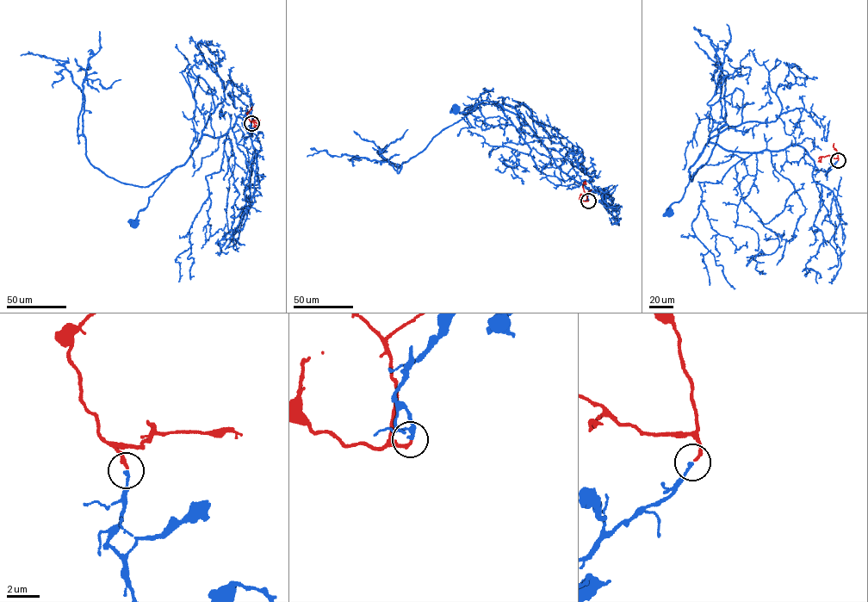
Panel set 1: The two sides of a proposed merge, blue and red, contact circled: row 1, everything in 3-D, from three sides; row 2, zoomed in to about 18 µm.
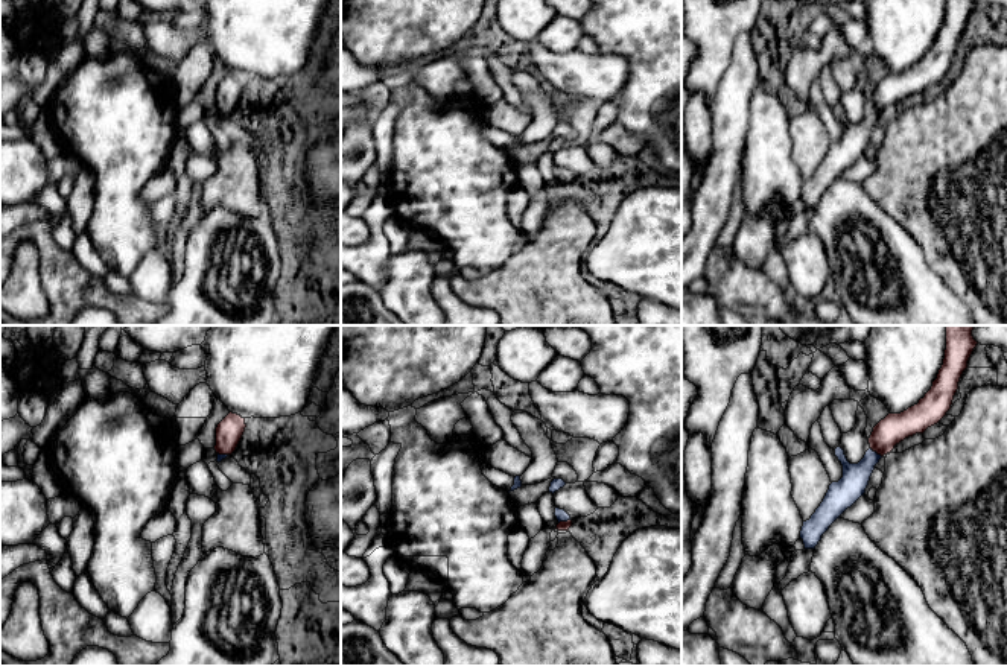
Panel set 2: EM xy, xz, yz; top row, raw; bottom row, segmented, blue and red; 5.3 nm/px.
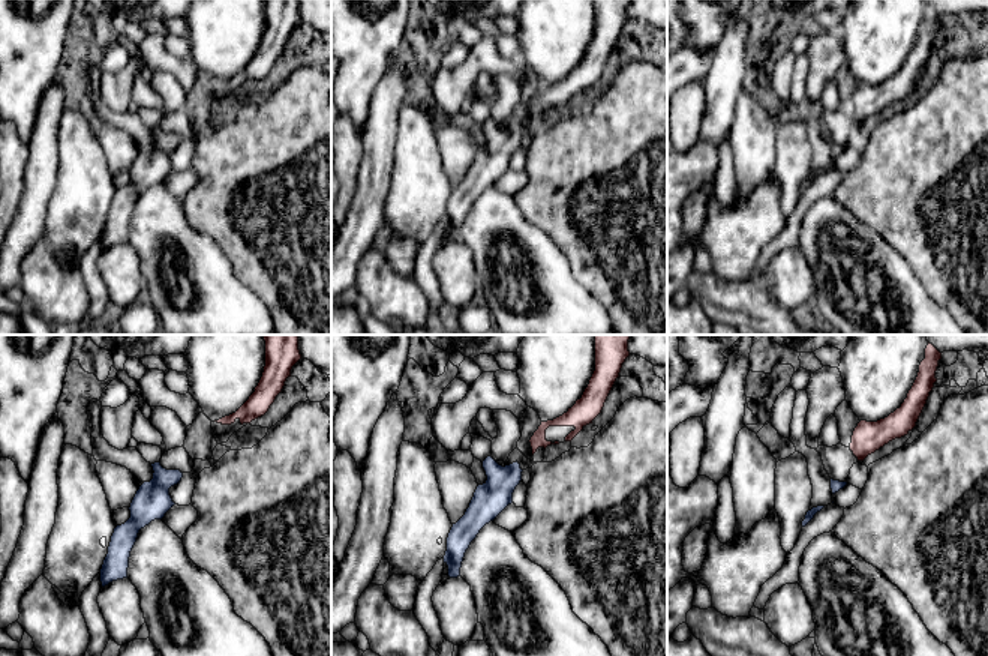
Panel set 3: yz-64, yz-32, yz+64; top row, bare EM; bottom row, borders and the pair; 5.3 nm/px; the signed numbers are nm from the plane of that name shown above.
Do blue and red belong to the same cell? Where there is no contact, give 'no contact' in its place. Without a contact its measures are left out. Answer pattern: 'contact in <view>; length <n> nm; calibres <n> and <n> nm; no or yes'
contact in yz; length 80 nm; calibres 150 and 160 nm; yes

